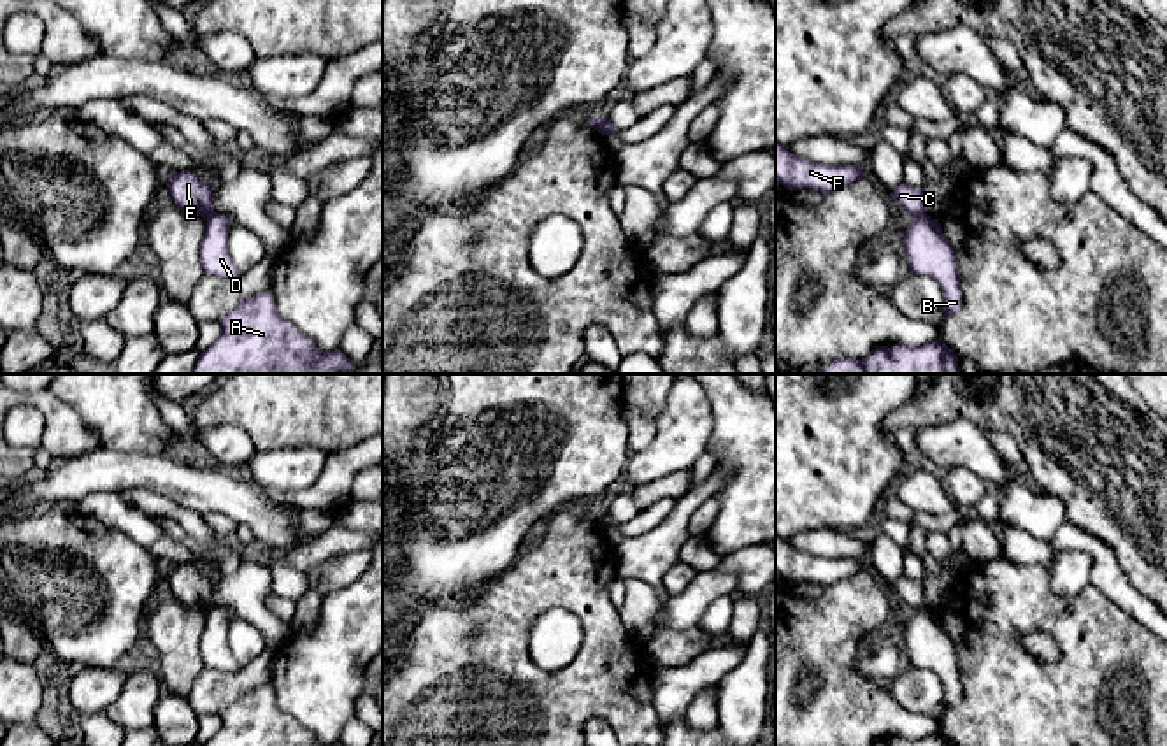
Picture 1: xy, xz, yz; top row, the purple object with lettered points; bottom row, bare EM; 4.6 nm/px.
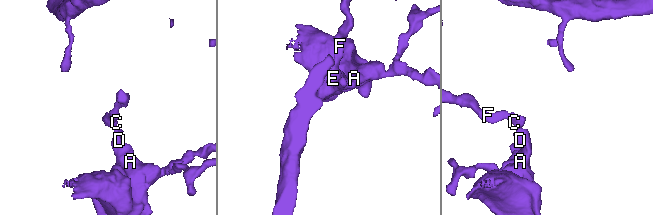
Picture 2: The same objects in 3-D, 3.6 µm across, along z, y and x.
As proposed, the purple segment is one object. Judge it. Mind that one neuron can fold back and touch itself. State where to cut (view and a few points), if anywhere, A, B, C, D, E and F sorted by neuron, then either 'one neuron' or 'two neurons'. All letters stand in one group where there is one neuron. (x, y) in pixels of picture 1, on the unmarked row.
cut yz (925, 606), (915, 611); groups A B D / C E F; two neurons

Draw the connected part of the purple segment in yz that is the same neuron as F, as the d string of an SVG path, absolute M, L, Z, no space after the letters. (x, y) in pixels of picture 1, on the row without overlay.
M776 534L776 570L786 583L809 581L825 590L860 570L869 570L860 558L821 558L804 553Z

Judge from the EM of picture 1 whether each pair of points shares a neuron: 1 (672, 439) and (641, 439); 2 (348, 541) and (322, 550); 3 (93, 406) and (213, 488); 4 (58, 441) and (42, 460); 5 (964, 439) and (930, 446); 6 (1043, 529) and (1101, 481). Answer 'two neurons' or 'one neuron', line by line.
1: two neurons
2: one neuron
3: two neurons
4: two neurons
5: one neuron
6: two neurons

